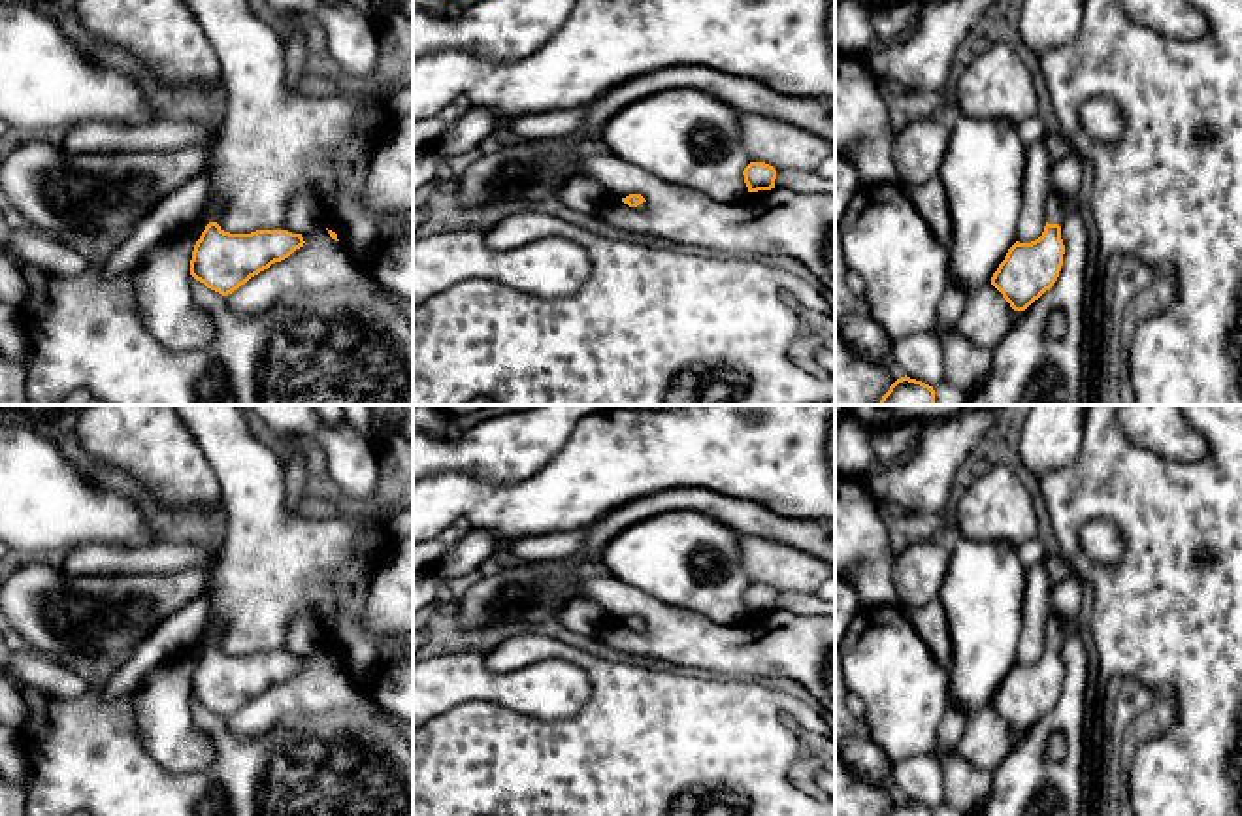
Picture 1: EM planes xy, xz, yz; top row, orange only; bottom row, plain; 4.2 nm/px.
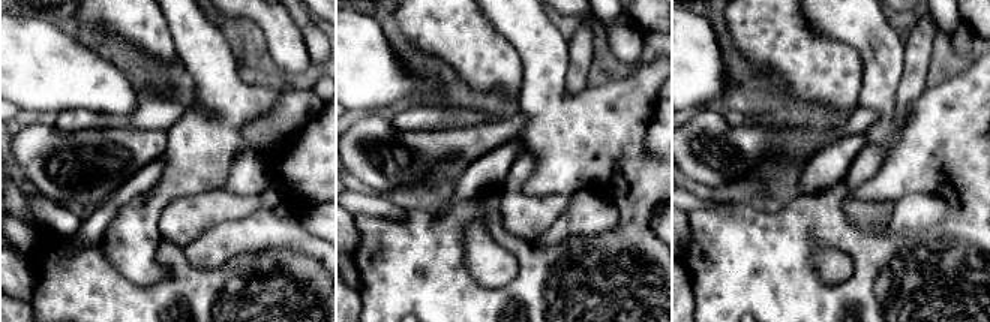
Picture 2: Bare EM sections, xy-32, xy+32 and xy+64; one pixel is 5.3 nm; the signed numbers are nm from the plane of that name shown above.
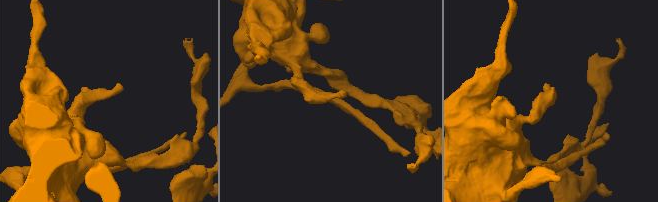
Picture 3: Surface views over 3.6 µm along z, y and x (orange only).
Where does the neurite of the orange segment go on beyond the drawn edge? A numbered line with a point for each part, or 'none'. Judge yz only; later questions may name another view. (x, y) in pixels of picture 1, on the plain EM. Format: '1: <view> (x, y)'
1: yz (1056, 630)

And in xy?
1: xy (213, 634)

